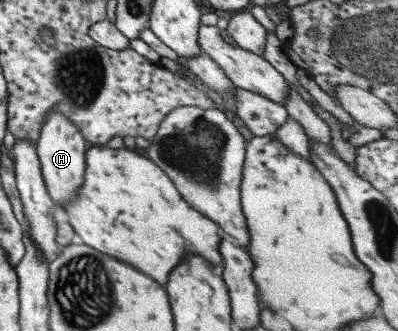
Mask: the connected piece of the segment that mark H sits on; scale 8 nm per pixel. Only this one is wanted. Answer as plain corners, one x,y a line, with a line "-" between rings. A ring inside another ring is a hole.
53,112
41,124
39,138
35,144
41,176
49,198
57,204
57,207
69,204
75,198
77,188
83,184
83,172
85,171
85,139
81,136
79,128
73,126
67,120
67,116
63,116
61,112

